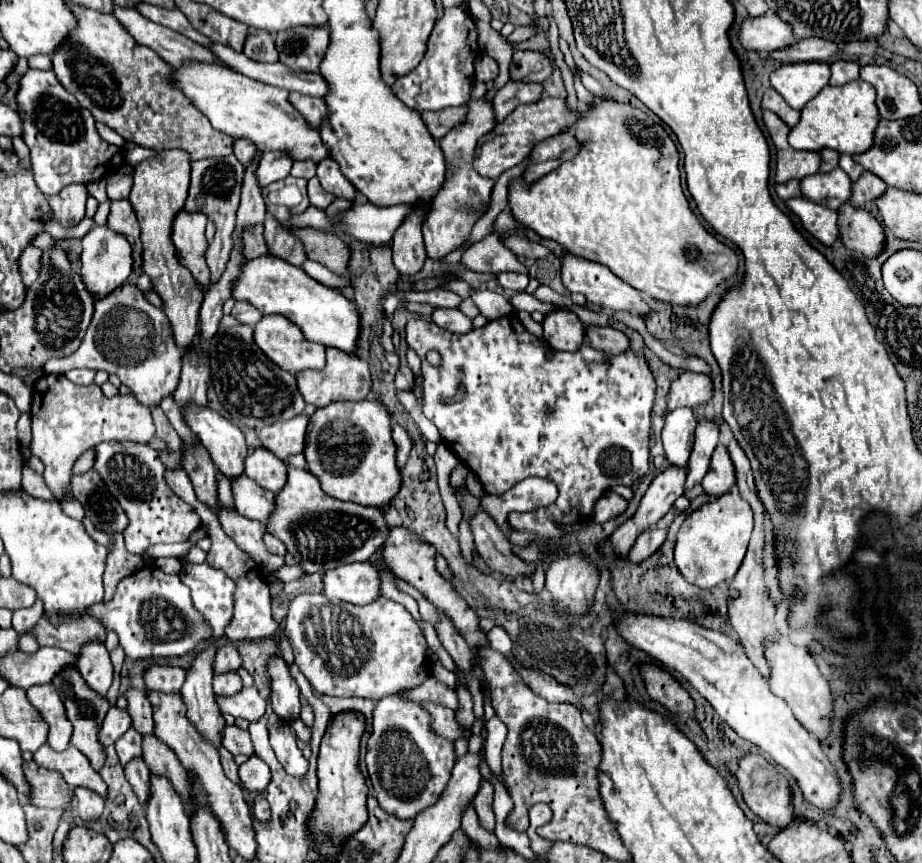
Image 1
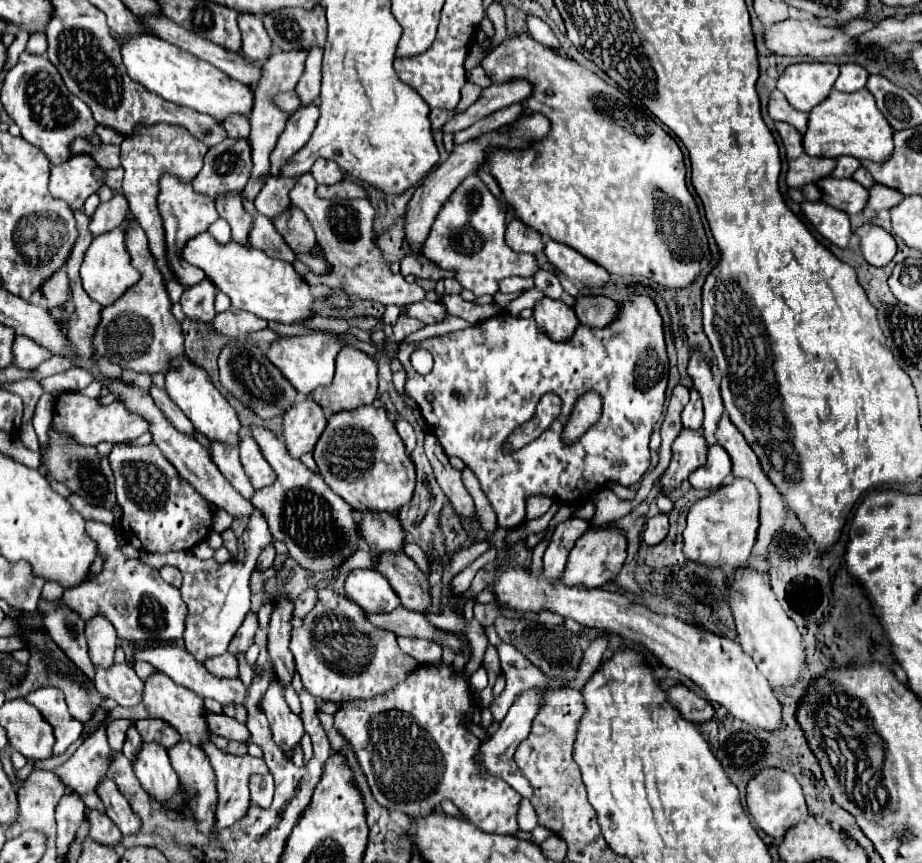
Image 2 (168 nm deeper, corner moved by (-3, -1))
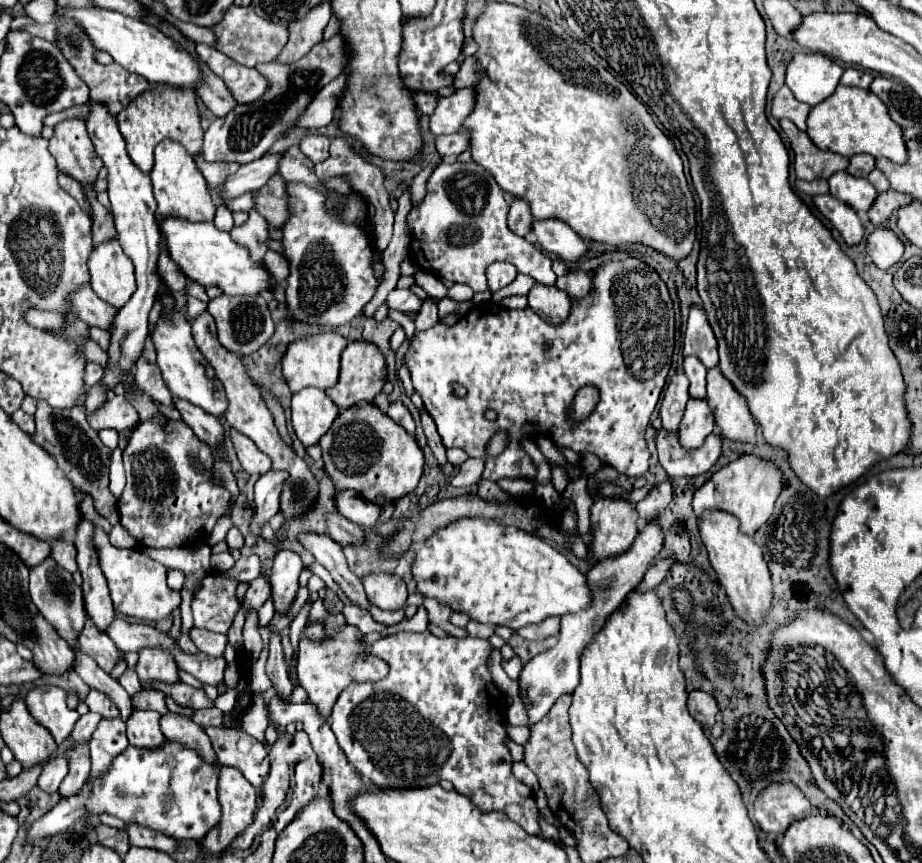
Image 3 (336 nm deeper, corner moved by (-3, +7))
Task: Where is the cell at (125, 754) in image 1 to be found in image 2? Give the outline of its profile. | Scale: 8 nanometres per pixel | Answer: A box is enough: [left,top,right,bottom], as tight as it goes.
[106,720,132,752]

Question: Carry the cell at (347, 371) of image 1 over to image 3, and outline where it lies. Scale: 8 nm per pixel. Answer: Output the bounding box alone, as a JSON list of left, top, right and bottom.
[326,342,386,410]

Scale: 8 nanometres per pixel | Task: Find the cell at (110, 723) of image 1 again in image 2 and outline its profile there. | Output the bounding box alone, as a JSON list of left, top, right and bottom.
[54,724,110,813]

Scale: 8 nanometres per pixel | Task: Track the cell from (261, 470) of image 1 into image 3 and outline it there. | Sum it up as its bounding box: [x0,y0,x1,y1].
[230,430,270,476]

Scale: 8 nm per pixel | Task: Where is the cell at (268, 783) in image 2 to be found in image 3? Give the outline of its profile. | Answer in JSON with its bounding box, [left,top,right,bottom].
[206,728,270,788]

